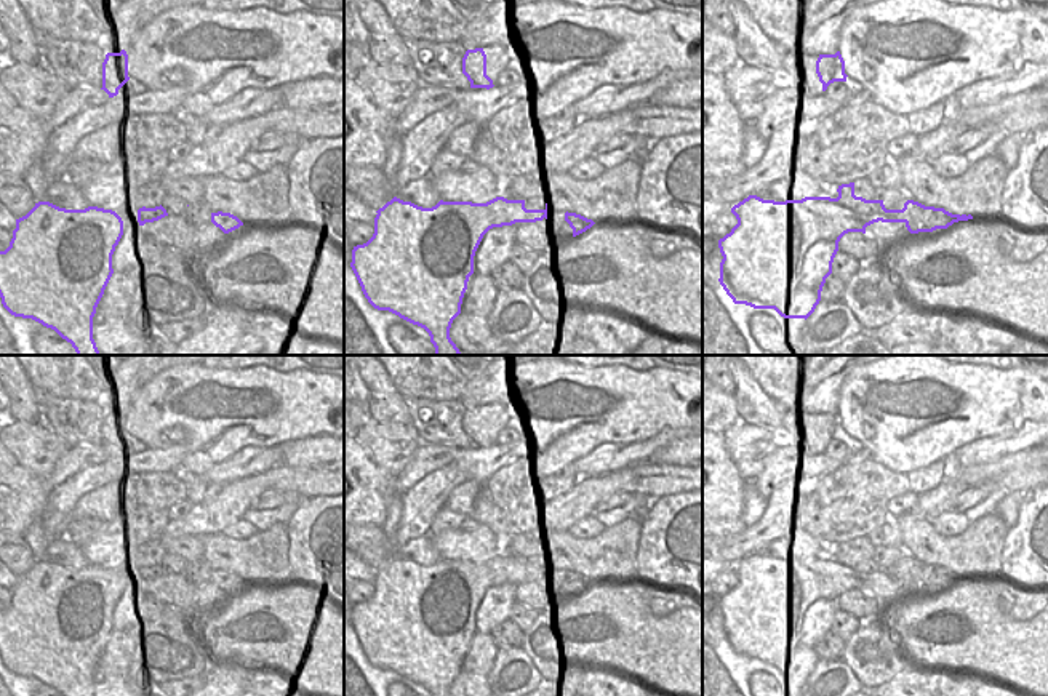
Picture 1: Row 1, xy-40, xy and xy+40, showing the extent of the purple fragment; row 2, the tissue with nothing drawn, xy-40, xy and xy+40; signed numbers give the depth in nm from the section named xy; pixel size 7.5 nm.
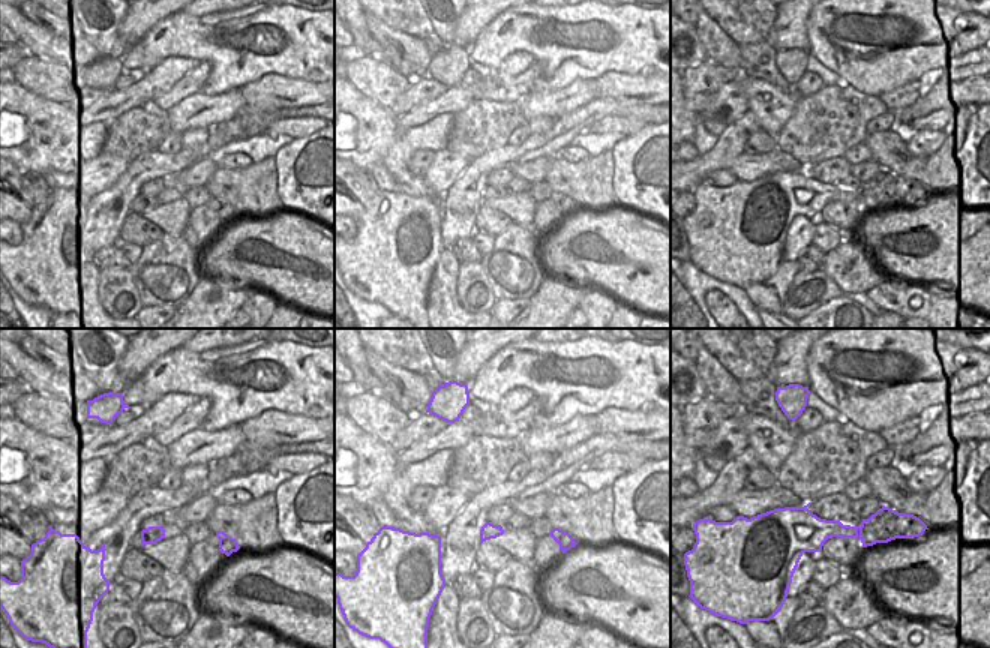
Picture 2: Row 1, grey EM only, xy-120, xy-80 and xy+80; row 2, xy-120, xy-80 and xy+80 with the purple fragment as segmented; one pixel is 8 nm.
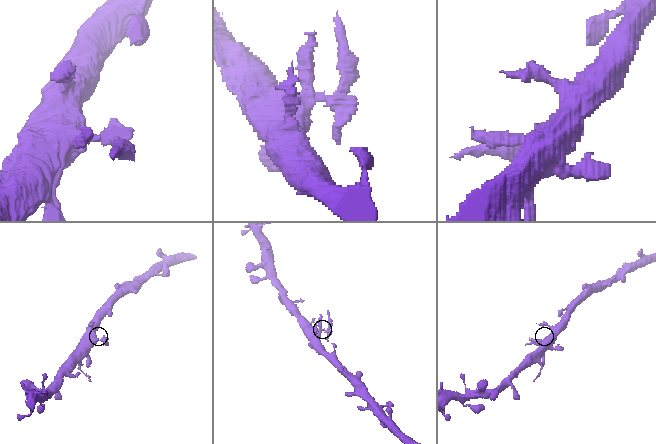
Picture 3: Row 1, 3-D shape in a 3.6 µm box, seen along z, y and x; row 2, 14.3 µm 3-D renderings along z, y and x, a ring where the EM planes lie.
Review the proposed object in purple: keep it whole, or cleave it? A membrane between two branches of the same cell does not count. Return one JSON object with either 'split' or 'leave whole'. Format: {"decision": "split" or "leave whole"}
{"decision": "split"}

